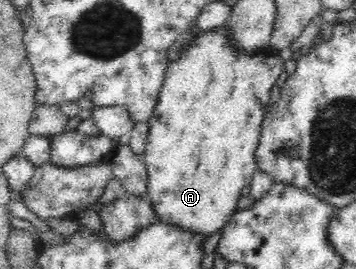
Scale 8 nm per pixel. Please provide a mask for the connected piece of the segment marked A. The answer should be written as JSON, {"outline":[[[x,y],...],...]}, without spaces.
{"outline":[[[225,25],[209,32],[204,32],[201,36],[194,37],[193,40],[185,45],[180,57],[177,60],[173,60],[169,65],[168,74],[165,77],[165,85],[161,89],[157,106],[154,108],[152,117],[148,121],[150,126],[149,142],[145,153],[142,155],[144,158],[143,162],[147,165],[147,196],[153,204],[157,219],[160,223],[178,226],[178,229],[194,234],[200,243],[204,243],[208,237],[212,236],[212,233],[220,231],[238,213],[238,201],[242,197],[242,189],[251,183],[254,172],[257,170],[255,151],[261,135],[265,108],[275,96],[276,79],[284,71],[284,62],[287,55],[280,52],[272,52],[270,49],[260,51],[257,54],[234,53],[234,46],[230,46],[224,31],[226,31]]]}

